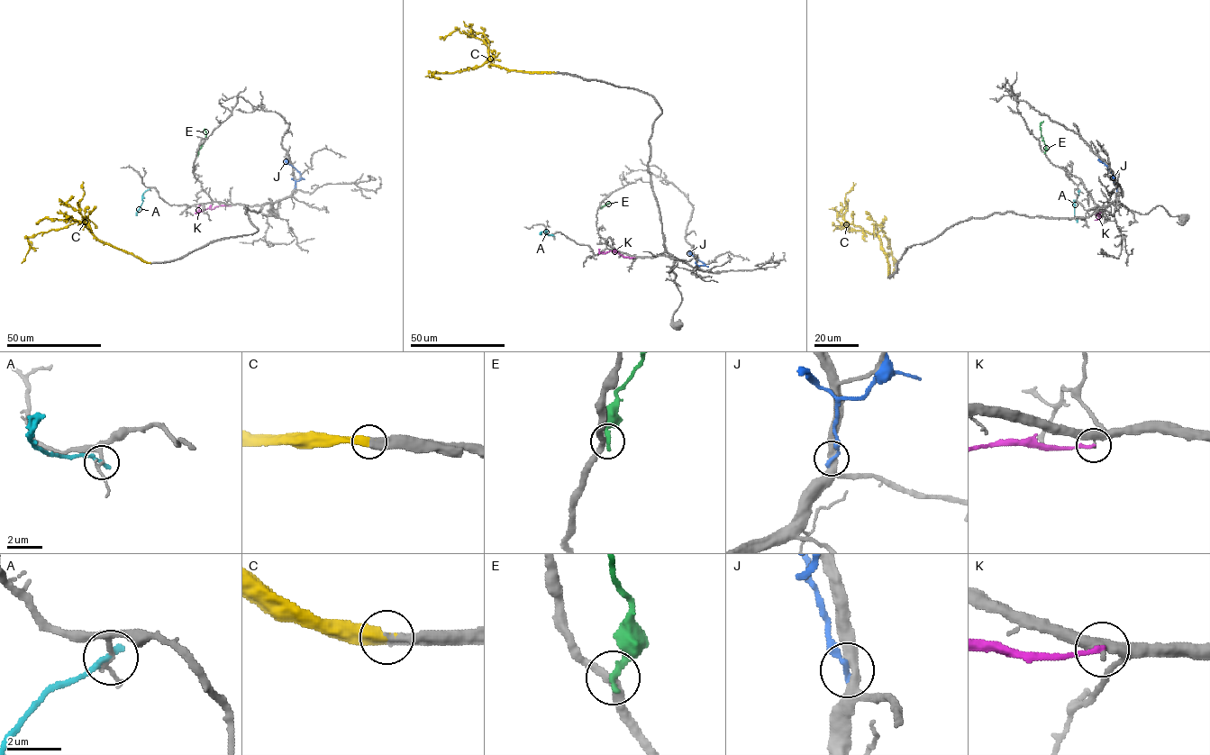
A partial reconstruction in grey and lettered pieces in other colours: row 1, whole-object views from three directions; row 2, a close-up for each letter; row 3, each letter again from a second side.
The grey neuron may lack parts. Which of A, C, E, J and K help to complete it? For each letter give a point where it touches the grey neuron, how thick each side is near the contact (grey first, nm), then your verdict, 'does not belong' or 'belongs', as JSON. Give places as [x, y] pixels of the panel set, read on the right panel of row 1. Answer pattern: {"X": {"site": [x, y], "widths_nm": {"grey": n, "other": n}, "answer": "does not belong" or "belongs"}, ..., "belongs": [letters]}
{"A": {"site": [1079, 191], "widths_nm": {"grey": 150, "other": 240}, "answer": "does not belong"}, "C": {"site": [888, 277], "widths_nm": {"grey": 480, "other": 480}, "answer": "belongs"}, "E": {"site": [1044, 152], "widths_nm": {"grey": 300, "other": 280}, "answer": "does not belong"}, "J": {"site": [1117, 190], "widths_nm": {"grey": 400, "other": 200}, "answer": "does not belong"}, "K": {"site": [1104, 211], "widths_nm": {"grey": 340, "other": 180}, "answer": "does not belong"}, "belongs": ["C"]}

